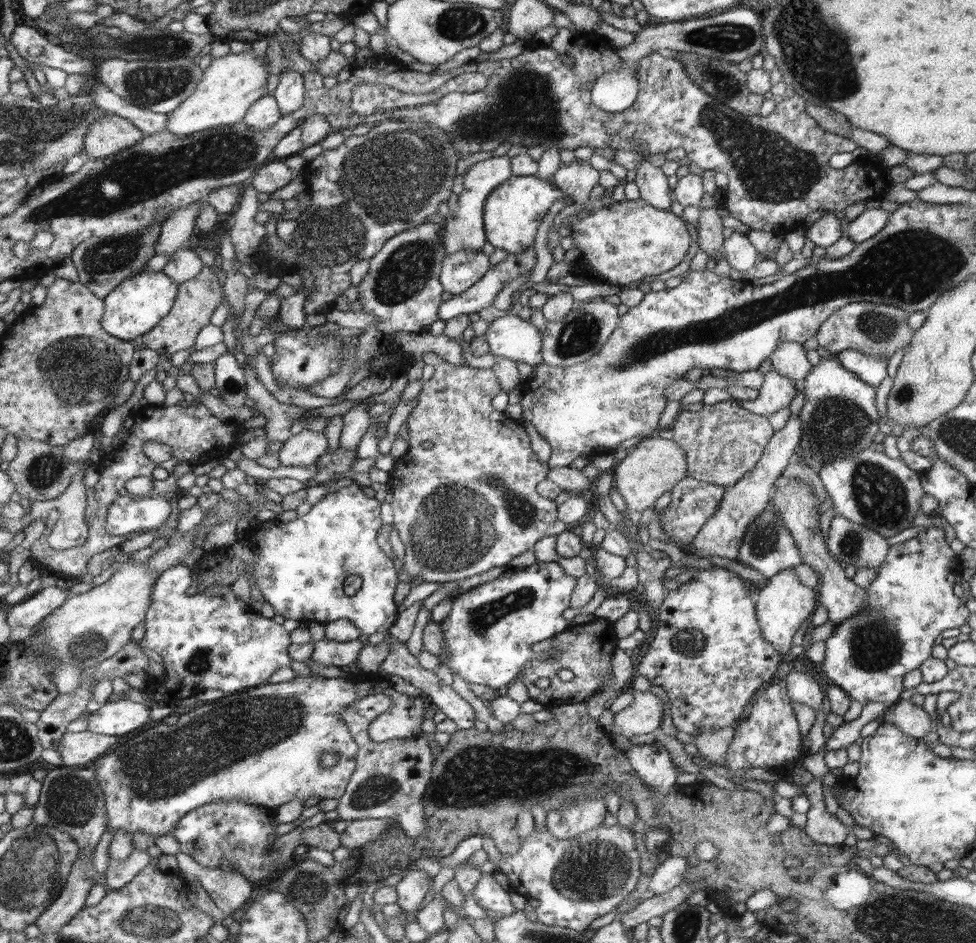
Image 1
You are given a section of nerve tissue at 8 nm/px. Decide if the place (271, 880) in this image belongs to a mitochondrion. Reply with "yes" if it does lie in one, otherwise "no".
no

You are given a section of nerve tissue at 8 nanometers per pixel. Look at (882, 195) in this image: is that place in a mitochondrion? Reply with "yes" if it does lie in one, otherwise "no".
no

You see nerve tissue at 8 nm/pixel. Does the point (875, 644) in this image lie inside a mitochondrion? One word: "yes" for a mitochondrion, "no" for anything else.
yes

